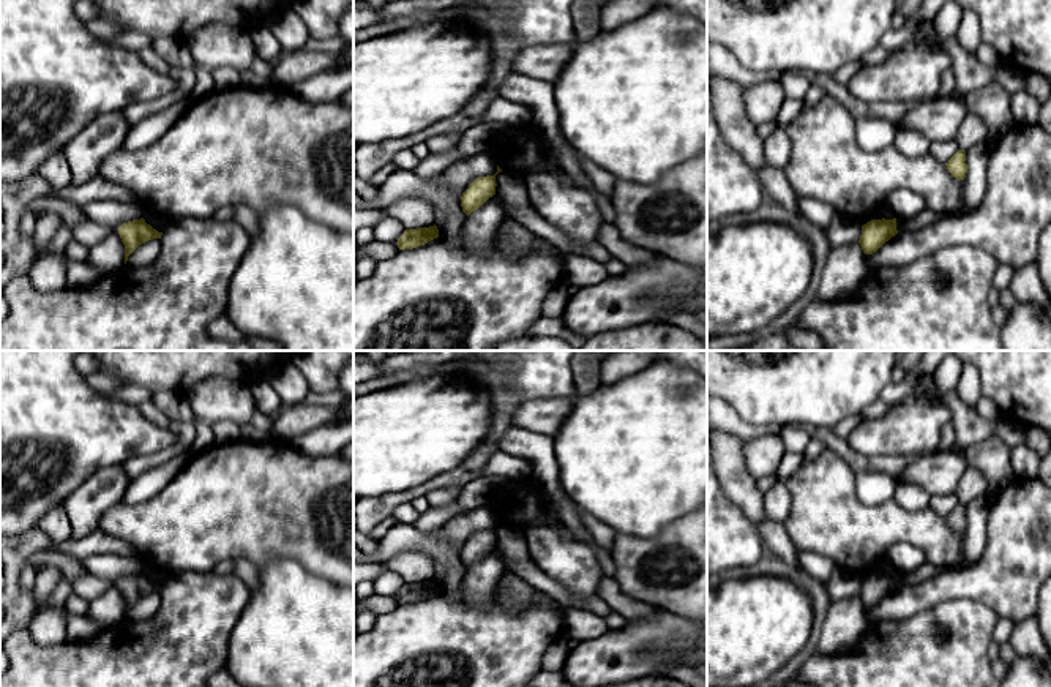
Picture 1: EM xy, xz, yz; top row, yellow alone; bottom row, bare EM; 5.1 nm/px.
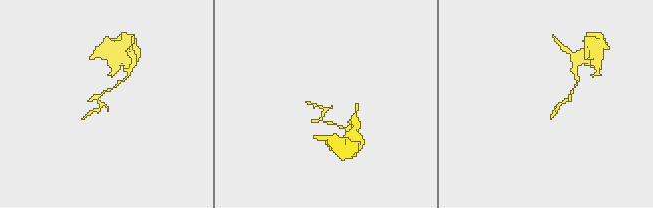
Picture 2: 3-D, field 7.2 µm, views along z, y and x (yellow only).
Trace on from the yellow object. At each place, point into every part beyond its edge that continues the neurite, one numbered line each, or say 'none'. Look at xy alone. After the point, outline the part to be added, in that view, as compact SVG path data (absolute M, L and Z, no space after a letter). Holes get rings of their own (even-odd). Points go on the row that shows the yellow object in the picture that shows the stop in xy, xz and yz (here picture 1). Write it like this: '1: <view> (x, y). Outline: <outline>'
none

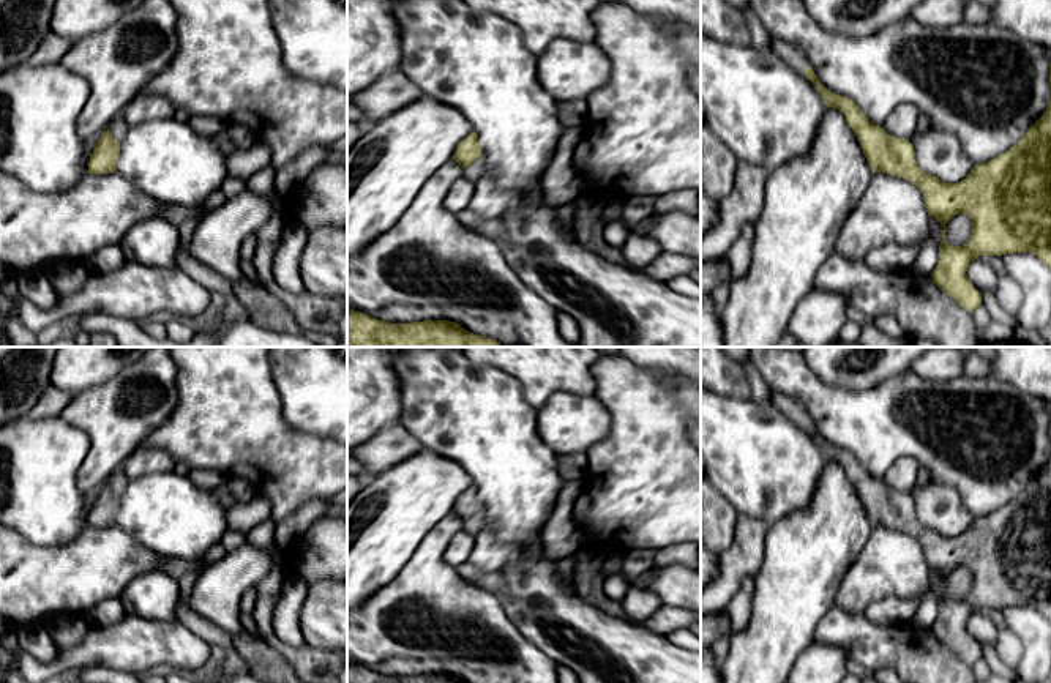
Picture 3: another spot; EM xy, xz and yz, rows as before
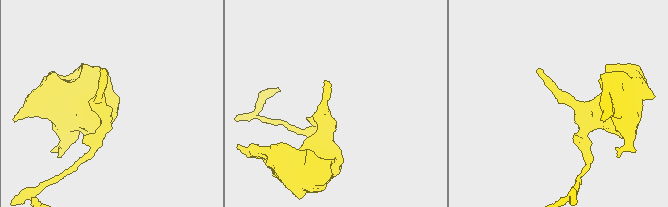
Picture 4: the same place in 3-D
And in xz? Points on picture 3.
1: xz (472, 172). Outline: M480 156L464 169L464 178L477 183L484 172L486 172L484 159L483 156Z

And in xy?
1: xy (119, 126). Outline: M123 114L110 123L109 131L117 142L120 142L125 137L128 125Z

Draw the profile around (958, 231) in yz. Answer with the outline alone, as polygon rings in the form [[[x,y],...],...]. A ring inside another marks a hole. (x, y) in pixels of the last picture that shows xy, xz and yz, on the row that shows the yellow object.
[[[955,215],[945,224],[945,238],[948,244],[963,246],[967,244],[972,237],[972,219],[967,215]]]

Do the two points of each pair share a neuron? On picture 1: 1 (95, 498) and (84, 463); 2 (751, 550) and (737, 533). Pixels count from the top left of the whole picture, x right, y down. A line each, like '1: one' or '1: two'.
1: two
2: one

